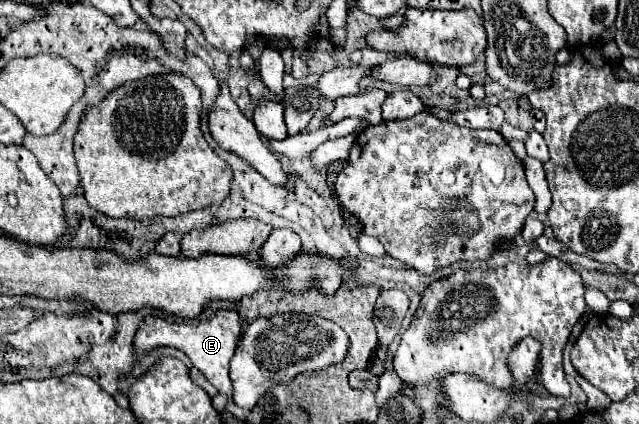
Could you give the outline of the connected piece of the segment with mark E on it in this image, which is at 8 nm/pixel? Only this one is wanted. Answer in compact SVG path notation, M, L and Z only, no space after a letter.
M223 309L217 315L213 315L213 319L209 321L201 321L197 325L191 323L169 323L161 317L145 317L143 323L139 325L139 331L135 335L135 351L137 353L145 353L151 351L155 347L175 347L179 351L183 351L193 367L197 367L207 381L217 387L219 393L225 393L227 397L231 397L231 377L229 377L229 361L235 355L235 349L239 347L243 335L243 325L241 325L241 317L237 311L233 309Z

